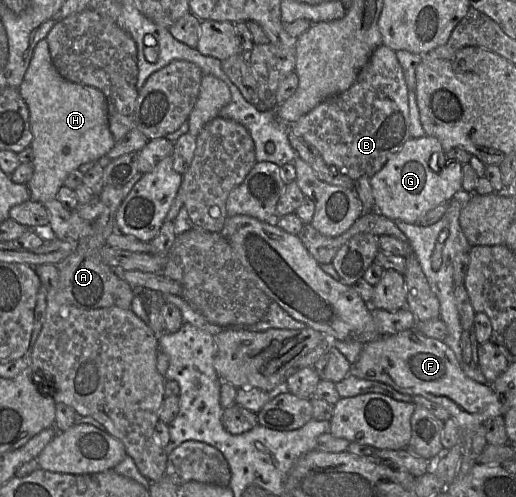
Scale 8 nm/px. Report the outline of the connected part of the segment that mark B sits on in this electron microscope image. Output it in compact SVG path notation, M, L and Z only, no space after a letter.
M381 45L360 70L354 84L340 95L325 99L313 110L291 122L295 135L313 145L330 167L353 180L371 177L380 171L388 160L410 140L408 89L403 69L395 51Z

